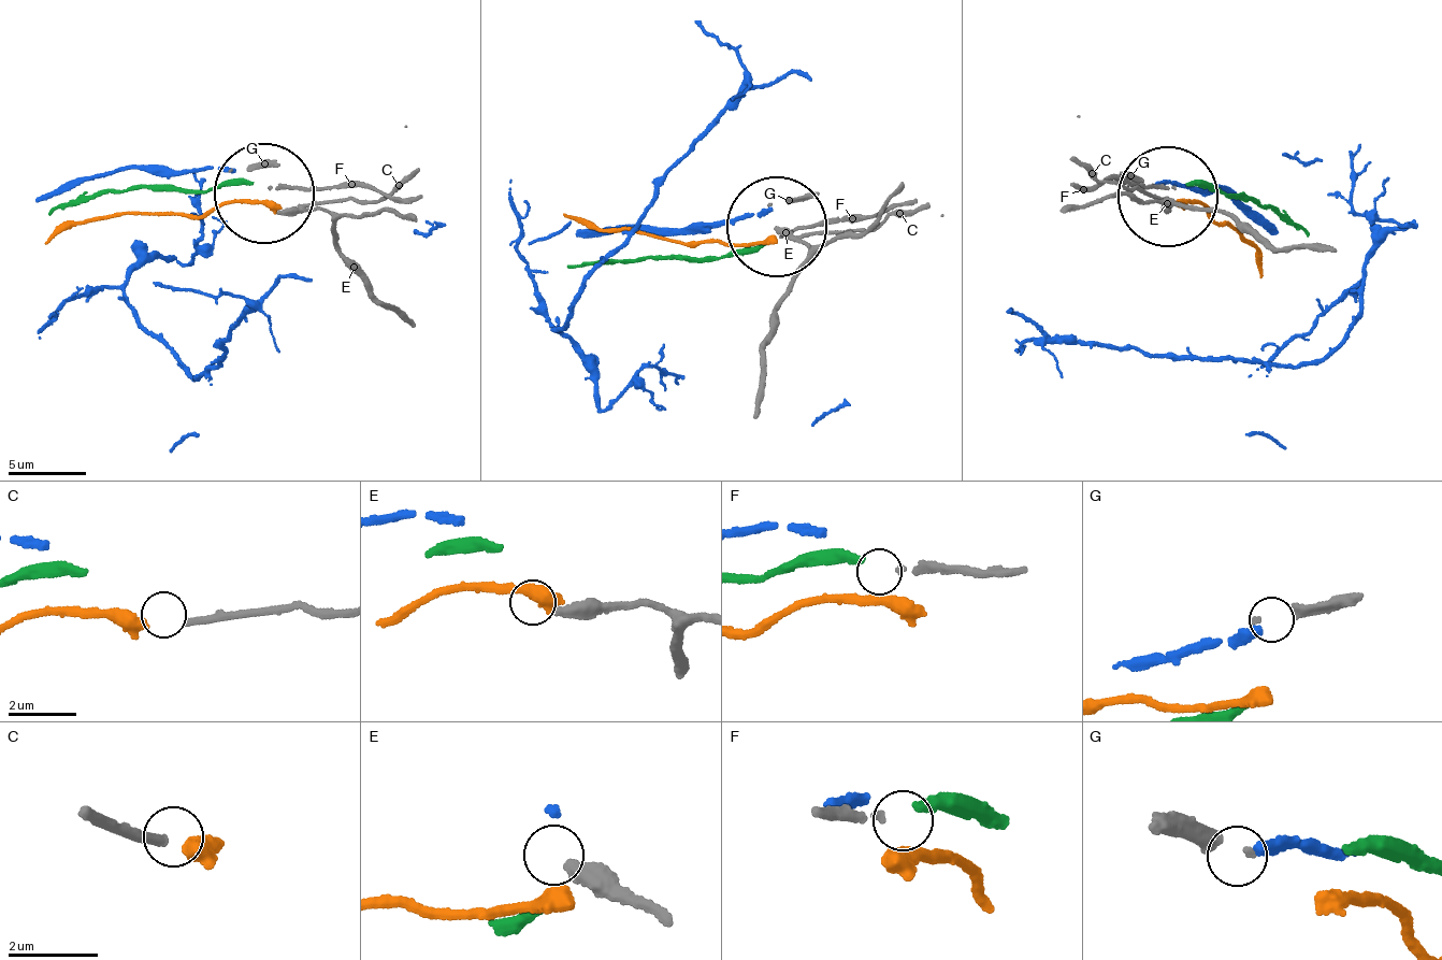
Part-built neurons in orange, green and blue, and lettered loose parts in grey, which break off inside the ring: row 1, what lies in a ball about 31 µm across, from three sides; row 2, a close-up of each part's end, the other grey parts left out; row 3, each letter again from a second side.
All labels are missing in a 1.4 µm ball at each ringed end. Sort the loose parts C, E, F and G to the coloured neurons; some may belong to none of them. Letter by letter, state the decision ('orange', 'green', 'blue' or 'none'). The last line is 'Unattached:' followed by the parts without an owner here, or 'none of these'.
C: orange
E: none
F: green
G: blue
Unattached: E

